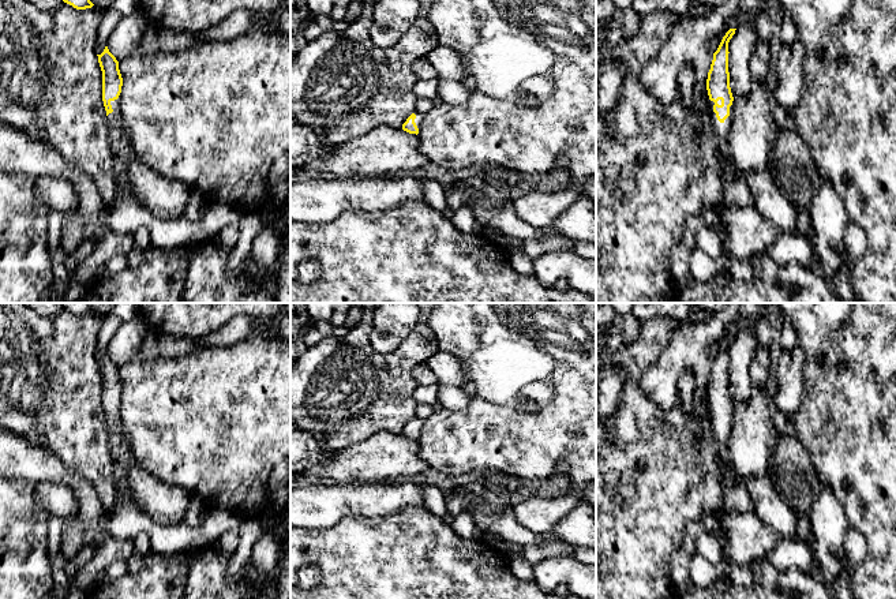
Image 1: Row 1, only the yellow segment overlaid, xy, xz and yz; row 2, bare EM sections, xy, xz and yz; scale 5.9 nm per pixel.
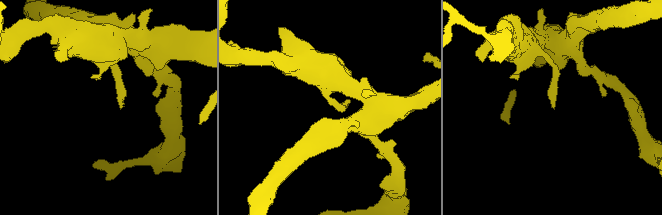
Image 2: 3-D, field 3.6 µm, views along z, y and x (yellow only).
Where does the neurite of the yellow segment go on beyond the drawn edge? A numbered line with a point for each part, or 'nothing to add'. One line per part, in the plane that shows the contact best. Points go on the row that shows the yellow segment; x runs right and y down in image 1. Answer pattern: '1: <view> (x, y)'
1: yz (735, 190)

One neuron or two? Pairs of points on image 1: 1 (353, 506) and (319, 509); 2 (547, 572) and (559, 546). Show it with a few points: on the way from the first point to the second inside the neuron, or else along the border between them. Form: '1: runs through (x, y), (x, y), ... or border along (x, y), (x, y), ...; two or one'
1: runs through (345, 505), (327, 505); one
2: border along (573, 556), (542, 560), (532, 566); two

